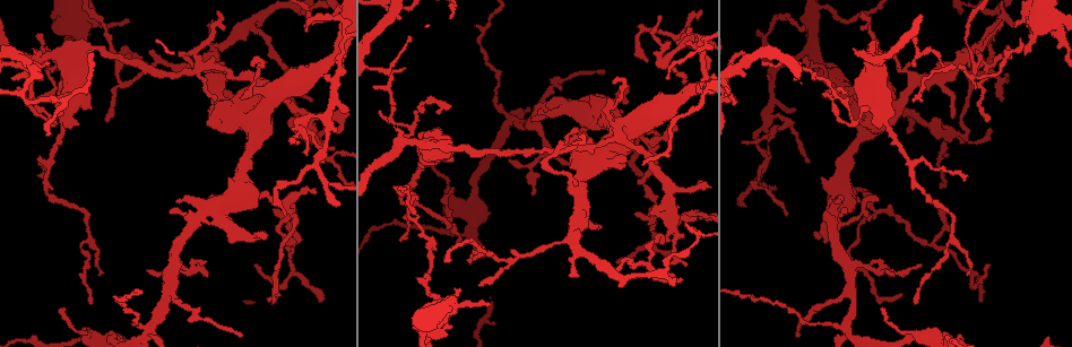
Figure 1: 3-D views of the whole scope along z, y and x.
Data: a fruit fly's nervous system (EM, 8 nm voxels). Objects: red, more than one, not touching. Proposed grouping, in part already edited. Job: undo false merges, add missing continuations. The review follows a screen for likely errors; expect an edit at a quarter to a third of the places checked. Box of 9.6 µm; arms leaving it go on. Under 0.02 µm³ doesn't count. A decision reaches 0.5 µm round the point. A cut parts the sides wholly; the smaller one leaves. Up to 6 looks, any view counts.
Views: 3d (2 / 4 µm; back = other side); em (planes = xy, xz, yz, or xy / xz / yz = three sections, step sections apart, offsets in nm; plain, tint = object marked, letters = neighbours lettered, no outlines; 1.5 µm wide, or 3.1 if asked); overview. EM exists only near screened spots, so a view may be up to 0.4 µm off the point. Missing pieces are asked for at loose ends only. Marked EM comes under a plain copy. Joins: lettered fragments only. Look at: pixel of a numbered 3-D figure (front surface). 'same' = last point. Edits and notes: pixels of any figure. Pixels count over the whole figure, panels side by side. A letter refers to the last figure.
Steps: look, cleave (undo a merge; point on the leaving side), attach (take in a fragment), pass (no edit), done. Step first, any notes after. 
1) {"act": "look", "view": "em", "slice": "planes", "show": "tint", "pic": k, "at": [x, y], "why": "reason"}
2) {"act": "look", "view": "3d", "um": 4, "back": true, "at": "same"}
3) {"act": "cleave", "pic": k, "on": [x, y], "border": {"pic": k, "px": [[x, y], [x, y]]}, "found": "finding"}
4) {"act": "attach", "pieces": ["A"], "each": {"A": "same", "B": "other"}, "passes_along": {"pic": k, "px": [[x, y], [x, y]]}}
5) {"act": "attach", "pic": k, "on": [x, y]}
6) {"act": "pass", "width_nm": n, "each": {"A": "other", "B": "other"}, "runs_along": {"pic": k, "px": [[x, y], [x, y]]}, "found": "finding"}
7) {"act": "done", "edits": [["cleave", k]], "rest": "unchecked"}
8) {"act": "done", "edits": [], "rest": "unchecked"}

{"act": "look", "view": "em", "slice": "xy", "step": 8, "show": "letters", "pic": 1, "at": [451, 197], "why": "calibre changes"}

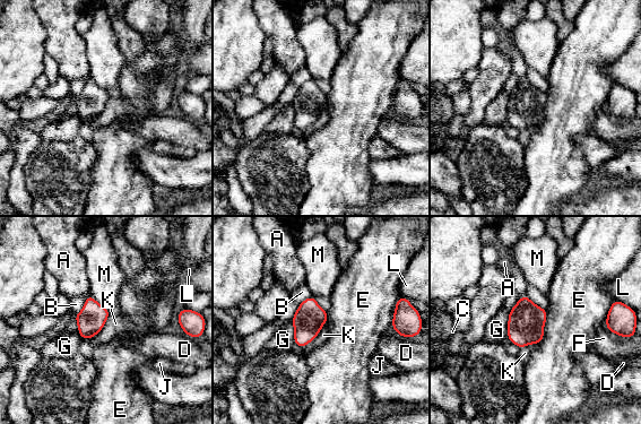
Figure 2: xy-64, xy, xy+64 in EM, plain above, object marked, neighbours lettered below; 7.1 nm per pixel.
{"act": "pass", "width_nm": 220, "each": {"A": "other", "B": "other", "C": "other", "D": "other", "E": "other", "F": "other", "G": "other", "J": "other", "K": "other", "L": "other", "M": "other"}, "border": {"pic": 2, "px": [[547, 310], [544, 337], [538, 345]]}, "found": "continuous, no second neuron"}

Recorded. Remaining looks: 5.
{"act": "look", "view": "em", "slice": "yz", "step": 4, "show": "letters", "pic": 1, "at": [35, 35], "why": "free end"}

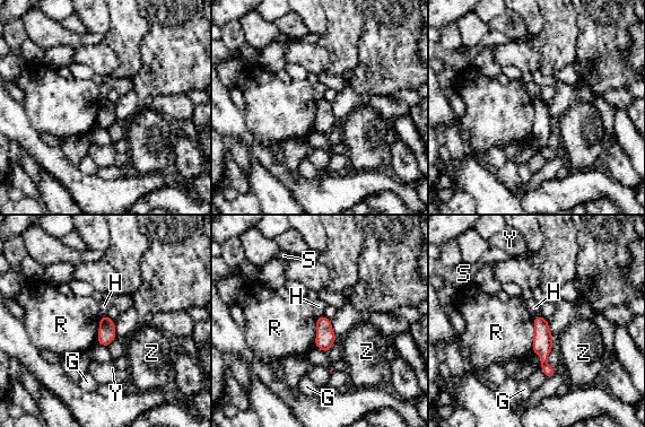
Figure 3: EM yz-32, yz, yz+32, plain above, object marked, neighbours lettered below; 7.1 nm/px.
{"act": "pass", "width_nm": 130, "longest_contact_nm": ["R", 240], "each": {"G": "other", "H": "other", "R": "other", "S": "other", "Y": "other", "Z": "other"}, "found": "none of them fits"}

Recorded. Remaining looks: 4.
{"act": "look", "view": "em", "slice": "xy", "step": 4, "show": "letters", "pic": 1, "at": [206, 209], "why": "calibre changes"}

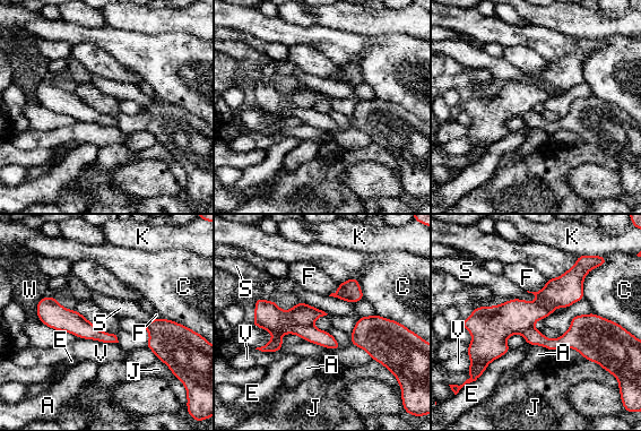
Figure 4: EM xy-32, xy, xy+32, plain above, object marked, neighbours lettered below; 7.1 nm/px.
{"act": "pass", "width_nm": 30, "each": {"A": "other", "C": "other", "E": "other", "F": "other", "J": "other", "K": "other", "S": "other", "V": "other", "W": "other"}, "runs_along": {"pic": 4, "px": [[598, 264], [539, 310], [476, 312]]}, "found": "all the same neuron"}

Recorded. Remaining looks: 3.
{"act": "done", "edits": [], "rest": "unchecked"}

